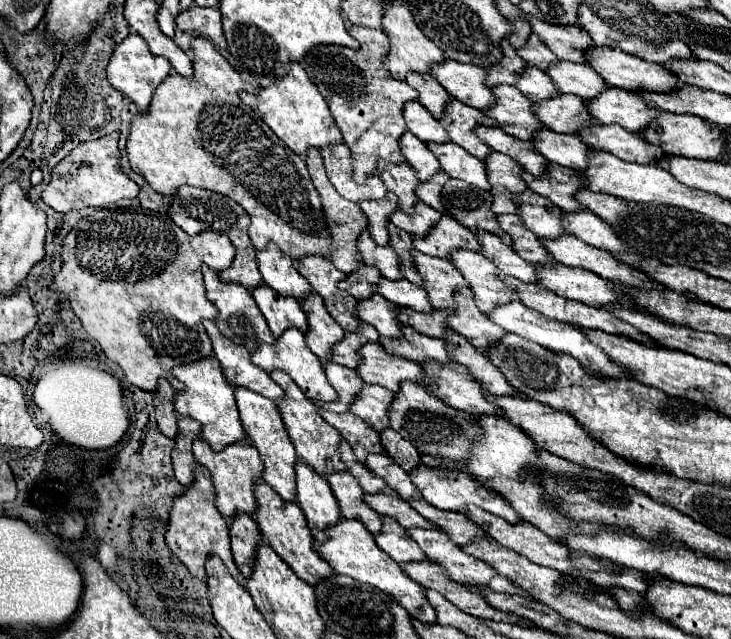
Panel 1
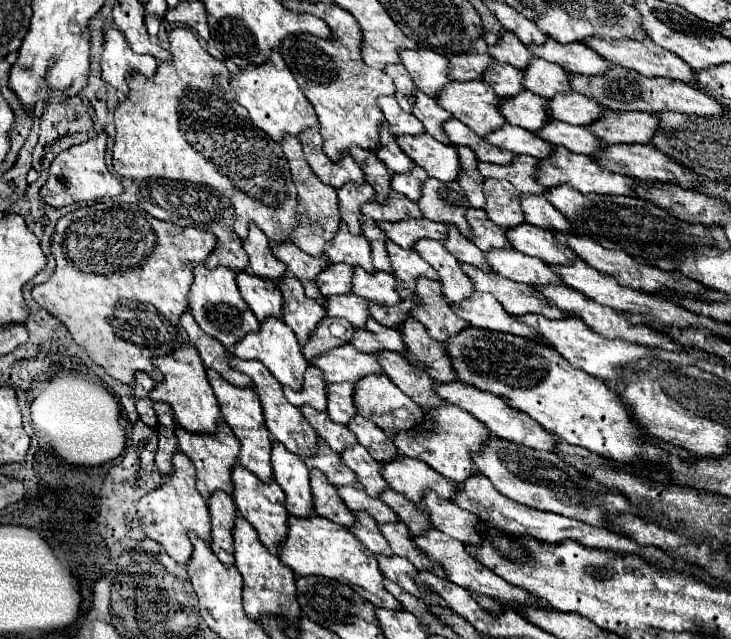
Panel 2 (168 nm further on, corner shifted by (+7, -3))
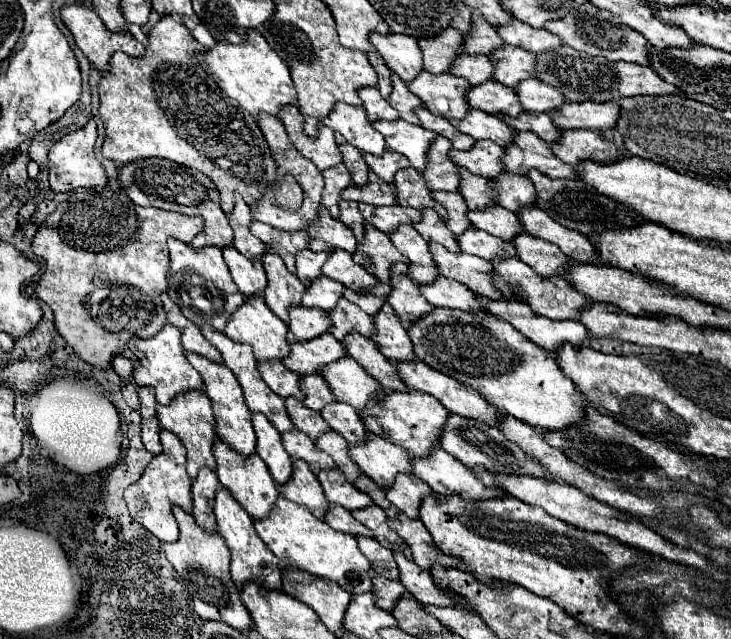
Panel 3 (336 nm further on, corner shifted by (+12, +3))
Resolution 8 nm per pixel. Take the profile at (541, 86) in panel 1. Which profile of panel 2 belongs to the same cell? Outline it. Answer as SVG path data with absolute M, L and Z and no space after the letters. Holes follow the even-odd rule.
M497 63L497 65L493 65L493 69L487 69L483 81L493 87L497 97L513 97L513 95L525 91L523 73L505 63Z

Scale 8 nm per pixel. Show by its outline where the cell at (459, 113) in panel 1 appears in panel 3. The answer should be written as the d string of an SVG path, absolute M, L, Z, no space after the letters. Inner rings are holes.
M396 73L392 75L392 85L394 85L394 89L392 89L392 95L390 95L388 103L400 111L400 117L404 121L420 125L420 121L416 117L416 107L424 107L422 99L418 99Z

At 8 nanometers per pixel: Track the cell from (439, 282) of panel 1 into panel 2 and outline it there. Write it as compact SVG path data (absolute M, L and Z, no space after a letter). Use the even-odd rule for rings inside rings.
M387 241L387 253L391 259L391 269L393 269L393 277L397 281L397 293L401 299L413 297L413 285L417 277L437 279L437 273L413 249L403 249L393 241Z

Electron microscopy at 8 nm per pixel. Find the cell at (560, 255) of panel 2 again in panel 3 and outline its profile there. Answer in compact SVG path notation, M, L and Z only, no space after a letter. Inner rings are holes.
M500 205L488 207L488 211L470 211L468 213L470 223L474 223L476 229L482 229L494 237L500 237L504 241L514 241L522 233L520 217Z

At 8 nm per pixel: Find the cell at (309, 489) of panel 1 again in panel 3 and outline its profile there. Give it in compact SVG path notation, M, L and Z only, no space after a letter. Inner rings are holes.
M252 415L252 423L258 437L256 453L268 465L272 479L278 485L286 485L292 479L292 457L286 453L280 433L264 415Z

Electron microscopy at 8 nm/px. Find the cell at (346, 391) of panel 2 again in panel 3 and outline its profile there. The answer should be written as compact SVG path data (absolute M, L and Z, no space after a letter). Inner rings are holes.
M308 375L302 379L302 391L306 393L304 405L308 405L310 409L320 411L322 407L326 407L328 403L334 403L334 393L328 387L326 379L320 375Z

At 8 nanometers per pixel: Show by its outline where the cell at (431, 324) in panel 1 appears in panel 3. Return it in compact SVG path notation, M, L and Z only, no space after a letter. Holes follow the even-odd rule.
M380 283L380 287L376 287L376 291L364 291L364 293L356 293L352 289L344 291L344 297L352 303L356 303L364 313L368 315L376 315L380 311L380 307L386 303L386 297L390 293L390 287L386 287L384 283Z

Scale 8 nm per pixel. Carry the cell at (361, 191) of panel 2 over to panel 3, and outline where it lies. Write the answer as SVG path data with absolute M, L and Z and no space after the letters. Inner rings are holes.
M344 165L330 167L328 171L322 171L324 175L324 195L322 195L322 205L332 213L332 217L340 217L340 207L338 203L342 201L342 191L352 185L352 175Z

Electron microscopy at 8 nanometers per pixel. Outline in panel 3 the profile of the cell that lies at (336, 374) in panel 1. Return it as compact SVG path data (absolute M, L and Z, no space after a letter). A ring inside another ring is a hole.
M258 363L258 371L266 385L278 393L280 397L290 397L294 395L296 399L304 401L304 393L300 389L300 375L296 371L290 371L282 363Z

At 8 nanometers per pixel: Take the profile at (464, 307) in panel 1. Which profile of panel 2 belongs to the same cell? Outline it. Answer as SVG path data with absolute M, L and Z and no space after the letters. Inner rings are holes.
M419 277L415 283L415 295L419 299L419 305L411 309L409 315L423 323L427 333L435 341L445 341L463 331L465 327L469 327L467 321L463 321L449 309L449 303L441 293L439 281Z

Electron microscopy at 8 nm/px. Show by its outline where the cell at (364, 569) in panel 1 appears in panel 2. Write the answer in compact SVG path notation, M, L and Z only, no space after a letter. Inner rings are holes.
M289 517L287 521L287 537L279 545L279 559L283 565L287 565L291 571L295 571L301 577L307 575L321 575L327 579L341 581L353 591L357 591L363 599L373 603L375 607L385 607L385 609L403 609L393 595L389 595L383 587L383 573L377 567L377 559L365 545L349 533L349 529L327 521L323 517Z

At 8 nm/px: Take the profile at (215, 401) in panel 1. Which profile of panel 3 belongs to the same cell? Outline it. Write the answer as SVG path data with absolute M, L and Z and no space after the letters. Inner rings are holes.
M170 323L152 339L132 339L130 347L132 347L134 355L140 359L140 363L134 367L134 375L132 375L134 383L138 387L146 387L146 385L154 387L156 399L160 405L168 405L178 393L204 391L202 377L186 359L186 351L180 341L180 331L176 327L172 327Z

